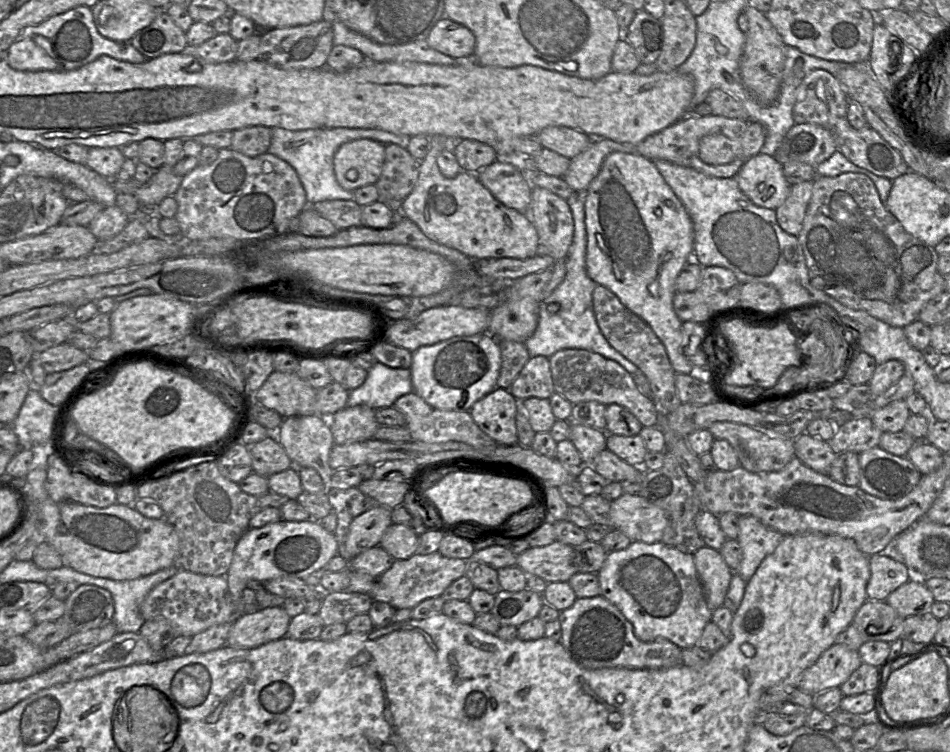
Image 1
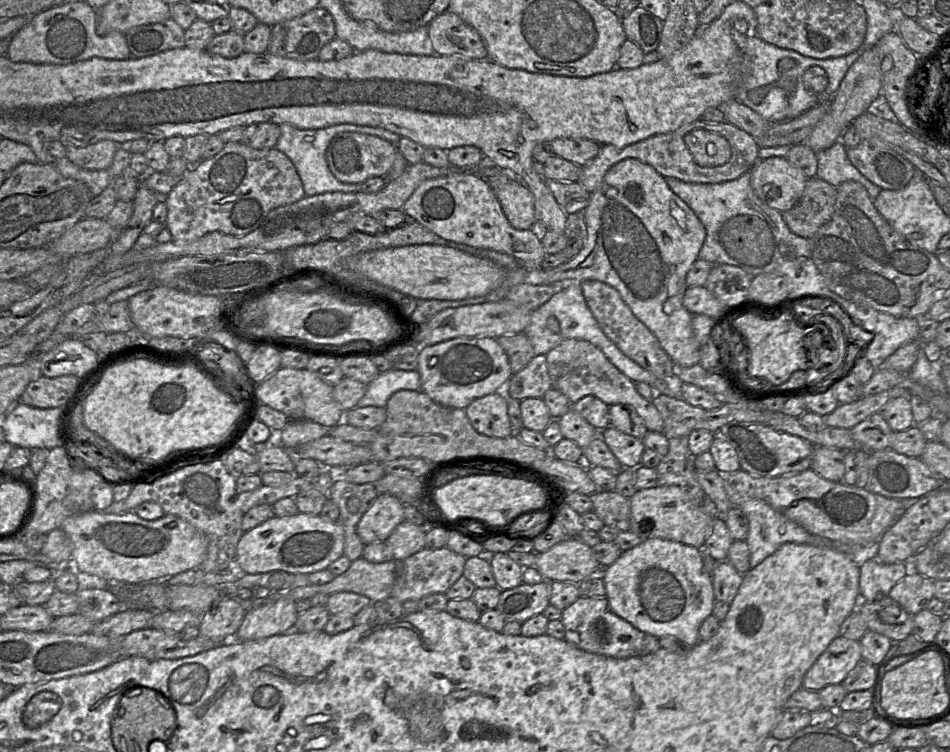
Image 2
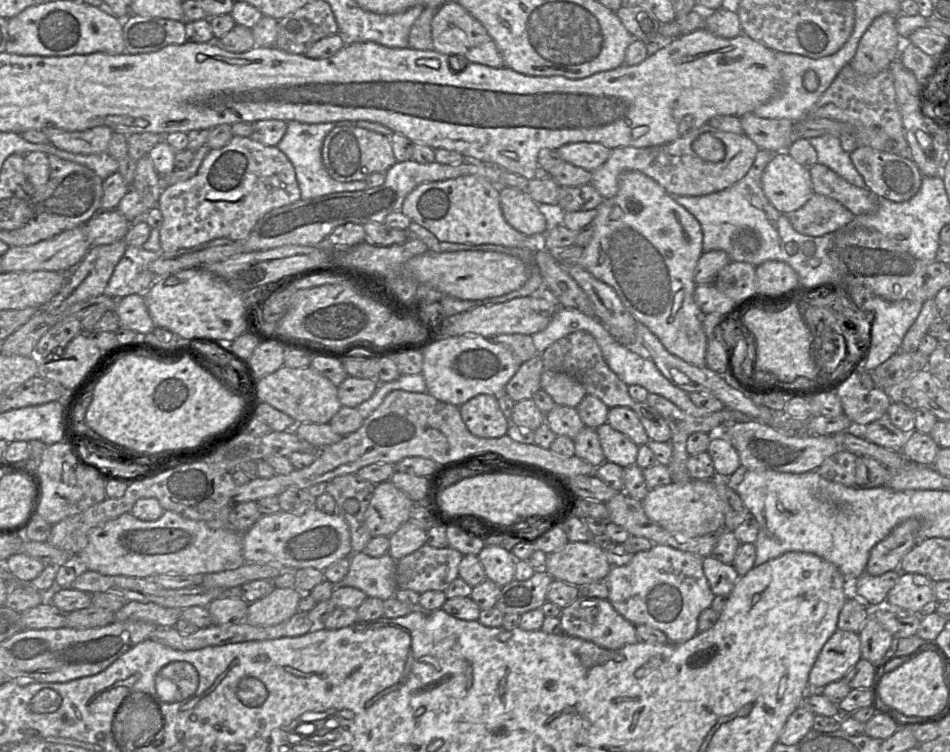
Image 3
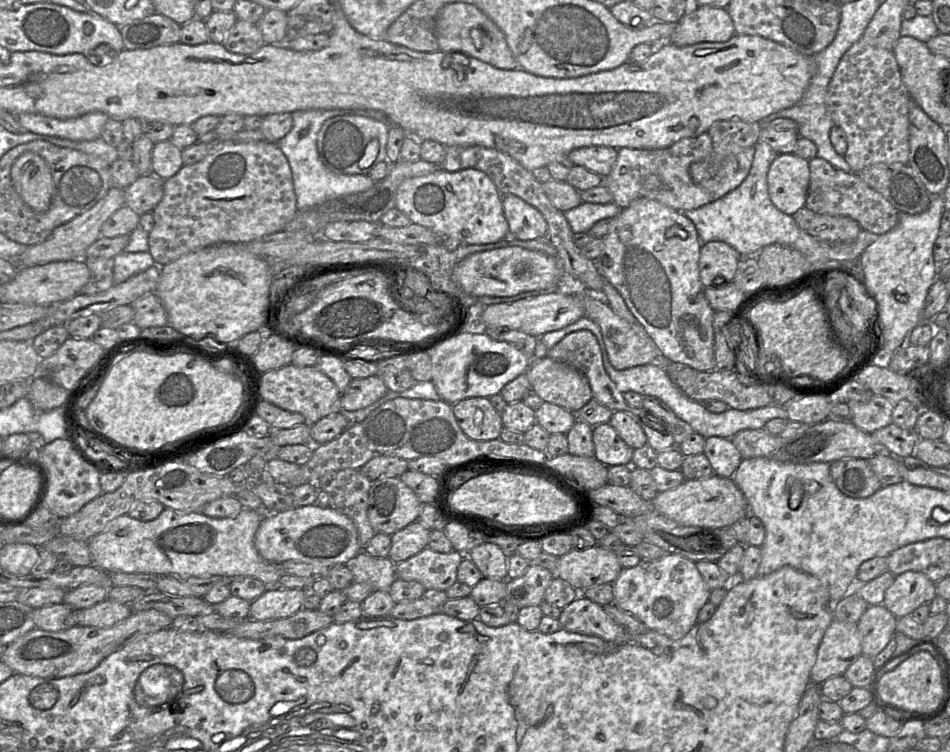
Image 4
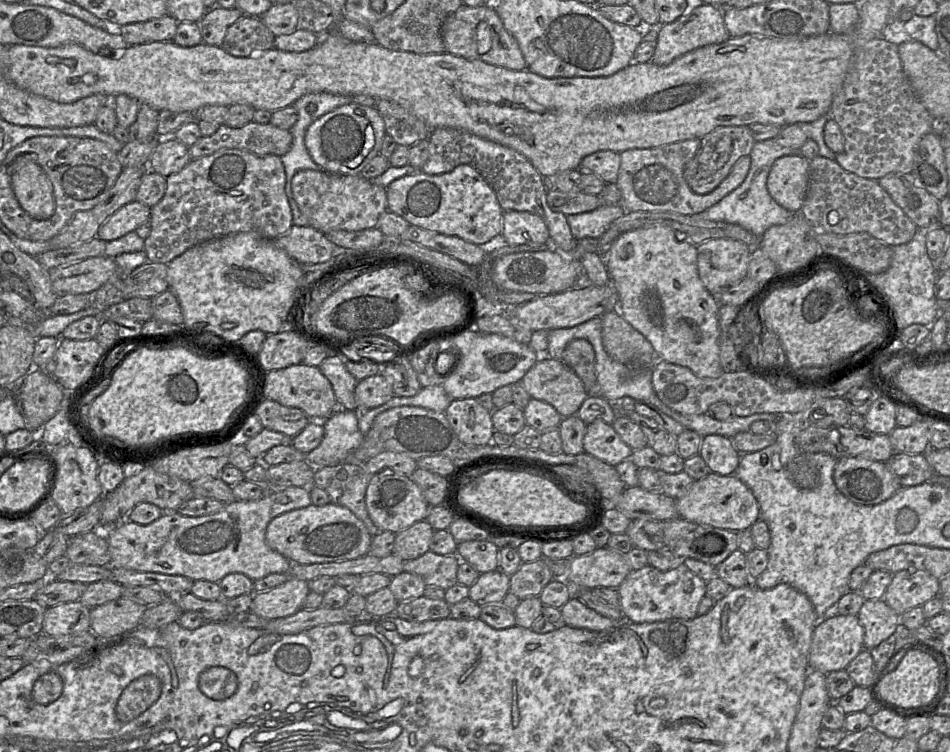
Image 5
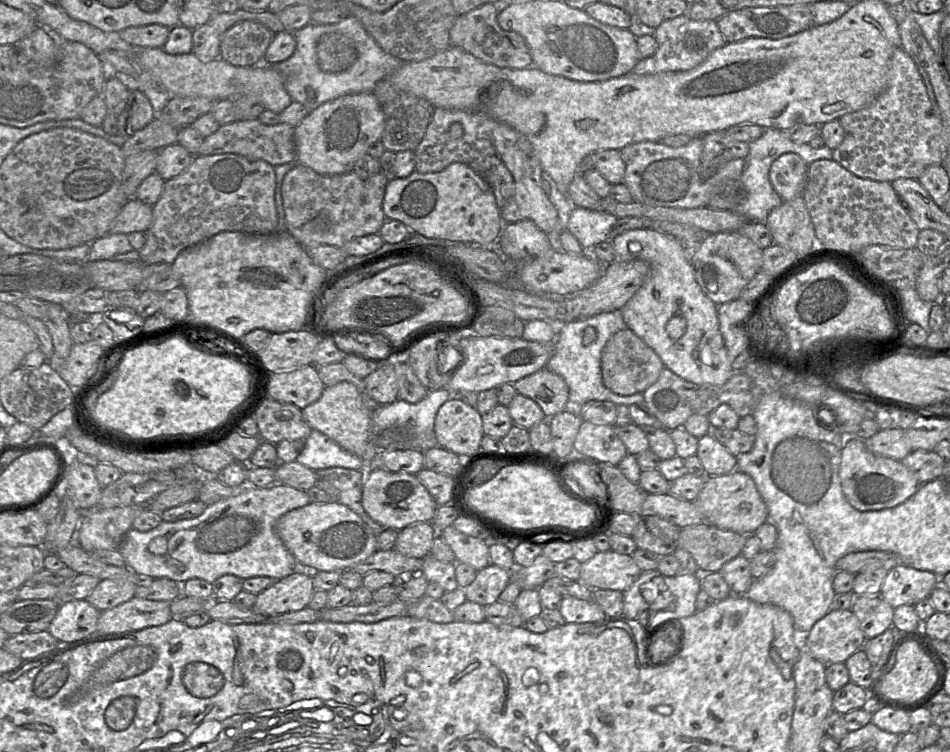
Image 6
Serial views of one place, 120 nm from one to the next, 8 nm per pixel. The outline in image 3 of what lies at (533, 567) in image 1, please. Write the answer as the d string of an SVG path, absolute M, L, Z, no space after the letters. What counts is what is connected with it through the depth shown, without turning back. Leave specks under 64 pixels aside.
M572 542L547 554L544 570L553 580L574 586L605 579L611 565L600 547L589 542Z

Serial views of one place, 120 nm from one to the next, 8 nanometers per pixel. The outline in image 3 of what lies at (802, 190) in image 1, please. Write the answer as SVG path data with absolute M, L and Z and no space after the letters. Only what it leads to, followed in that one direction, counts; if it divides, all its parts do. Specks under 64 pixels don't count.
M817 193L801 208L785 215L797 232L815 237L840 230L855 217L837 200Z

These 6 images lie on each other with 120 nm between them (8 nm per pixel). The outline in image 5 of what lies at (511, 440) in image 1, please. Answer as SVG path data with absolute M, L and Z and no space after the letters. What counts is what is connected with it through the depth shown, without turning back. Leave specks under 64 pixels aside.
M475 398L452 400L445 416L462 443L482 446L492 441L494 427L491 412Z

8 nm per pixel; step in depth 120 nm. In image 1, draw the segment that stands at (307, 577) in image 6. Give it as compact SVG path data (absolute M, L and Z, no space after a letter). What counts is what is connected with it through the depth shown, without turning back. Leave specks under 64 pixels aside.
M283 606L247 613L232 624L226 645L251 649L286 637L291 619Z

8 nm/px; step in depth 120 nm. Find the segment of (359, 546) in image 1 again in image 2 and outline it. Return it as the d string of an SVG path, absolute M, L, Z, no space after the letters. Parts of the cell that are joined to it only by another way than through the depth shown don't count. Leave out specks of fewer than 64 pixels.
M379 493L357 524L357 535L363 544L386 541L392 531L406 521L404 507L396 497Z

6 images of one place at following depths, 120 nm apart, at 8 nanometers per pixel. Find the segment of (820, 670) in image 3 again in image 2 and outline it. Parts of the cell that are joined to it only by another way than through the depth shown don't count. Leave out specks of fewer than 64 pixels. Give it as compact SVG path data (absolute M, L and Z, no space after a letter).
M838 635L806 672L802 687L820 691L830 684L840 684L861 659L859 641Z

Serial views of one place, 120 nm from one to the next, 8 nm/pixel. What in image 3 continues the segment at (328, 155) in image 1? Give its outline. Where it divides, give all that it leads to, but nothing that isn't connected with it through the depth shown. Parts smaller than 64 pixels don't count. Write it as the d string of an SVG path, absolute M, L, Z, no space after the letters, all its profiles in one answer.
M295 120L287 121L286 133L276 146L288 157L295 169L297 183L301 192L301 199L310 199L336 192L360 191L368 188L365 180L340 182L331 177L327 172L322 162L322 145L327 134L337 126L365 128L389 137L394 133L390 128L380 123L365 120L344 120L316 124L307 124Z

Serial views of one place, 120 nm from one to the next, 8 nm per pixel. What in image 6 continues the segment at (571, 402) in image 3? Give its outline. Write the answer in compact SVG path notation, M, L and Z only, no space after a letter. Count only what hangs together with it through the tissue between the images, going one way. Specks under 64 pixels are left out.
M543 368L514 384L517 393L536 402L547 419L569 408L569 389L558 374Z

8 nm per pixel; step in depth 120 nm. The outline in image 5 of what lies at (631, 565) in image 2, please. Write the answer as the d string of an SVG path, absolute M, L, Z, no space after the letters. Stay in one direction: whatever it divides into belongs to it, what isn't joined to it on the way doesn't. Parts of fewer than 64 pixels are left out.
M683 561L678 567L668 571L661 571L651 565L632 570L617 588L622 616L634 623L695 618L698 616L698 605L706 595L706 583Z

